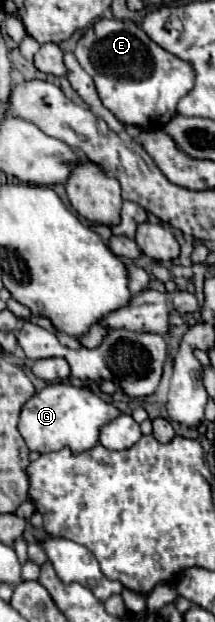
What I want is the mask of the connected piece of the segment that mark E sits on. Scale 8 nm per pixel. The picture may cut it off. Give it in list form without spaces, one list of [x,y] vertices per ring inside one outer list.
[[[95,22],[77,42],[75,58],[95,80],[103,106],[109,108],[119,122],[133,124],[141,130],[163,128],[177,114],[177,102],[195,86],[193,64],[155,44],[133,22]]]

